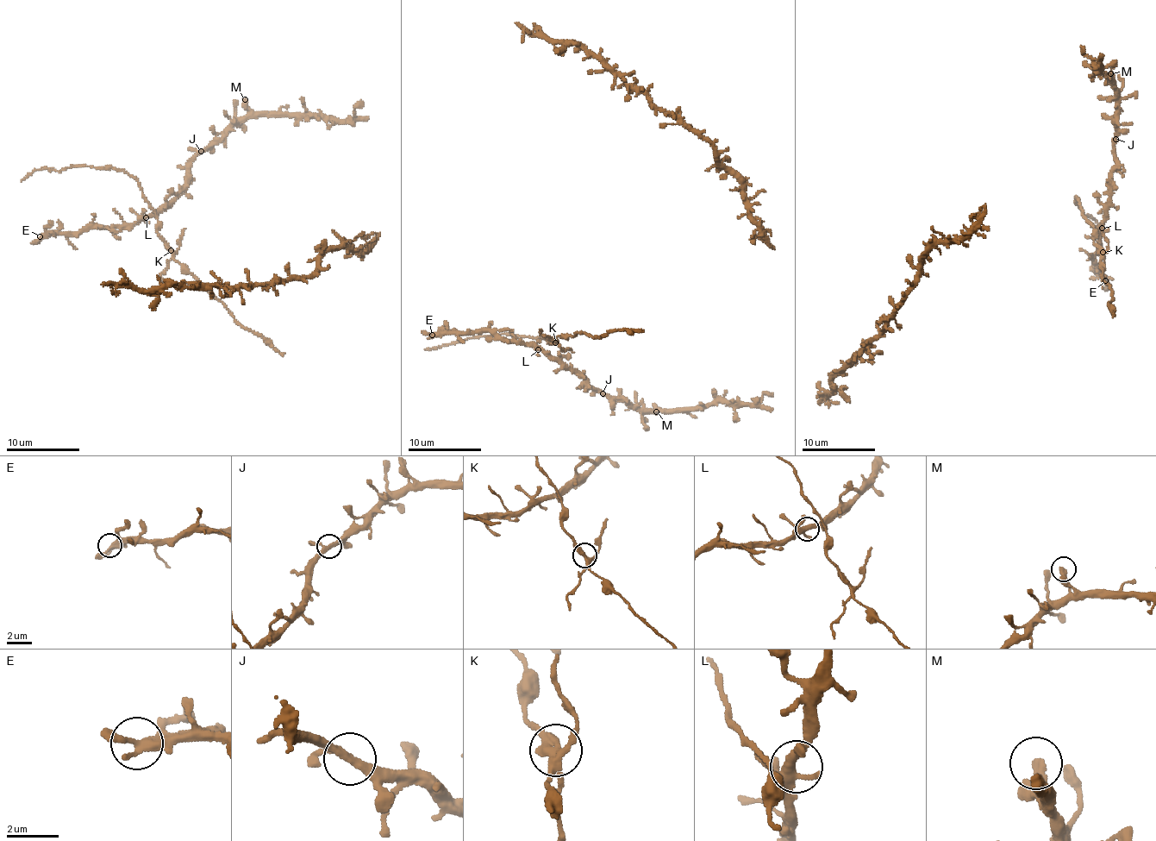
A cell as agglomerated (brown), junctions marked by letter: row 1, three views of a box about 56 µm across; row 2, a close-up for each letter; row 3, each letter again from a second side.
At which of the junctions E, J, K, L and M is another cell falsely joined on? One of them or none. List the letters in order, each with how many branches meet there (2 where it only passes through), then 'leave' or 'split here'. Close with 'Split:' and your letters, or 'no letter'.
E: 2 | leave
J: 3 | leave
K: 4 | split here
L: 4 | leave
M: 1 | leave
Split: K

